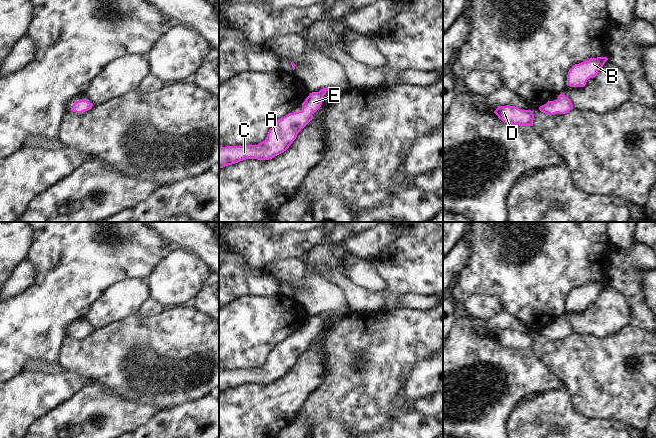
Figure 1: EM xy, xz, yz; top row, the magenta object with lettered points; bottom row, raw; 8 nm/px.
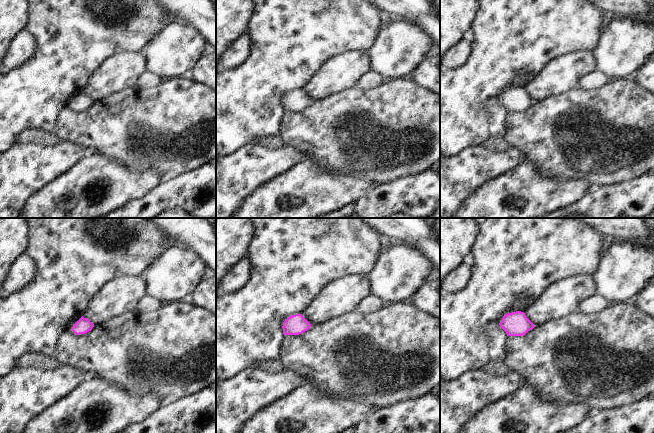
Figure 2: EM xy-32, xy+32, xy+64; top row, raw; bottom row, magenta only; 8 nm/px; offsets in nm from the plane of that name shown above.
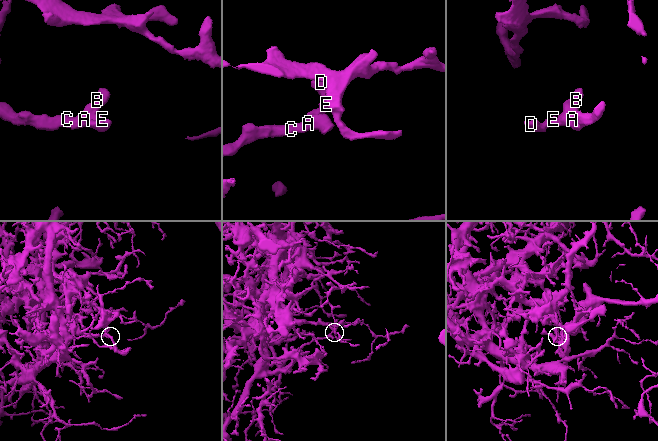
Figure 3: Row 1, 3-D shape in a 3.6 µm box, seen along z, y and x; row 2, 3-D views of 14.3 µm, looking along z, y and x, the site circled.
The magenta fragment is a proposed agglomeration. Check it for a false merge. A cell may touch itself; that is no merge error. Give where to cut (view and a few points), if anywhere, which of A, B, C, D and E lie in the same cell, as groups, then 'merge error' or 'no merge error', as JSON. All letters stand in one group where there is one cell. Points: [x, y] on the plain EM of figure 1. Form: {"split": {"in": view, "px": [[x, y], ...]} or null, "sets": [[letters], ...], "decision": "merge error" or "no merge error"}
{"split": null, "sets": [["A", "B", "C", "D", "E"]], "decision": "no merge error"}

